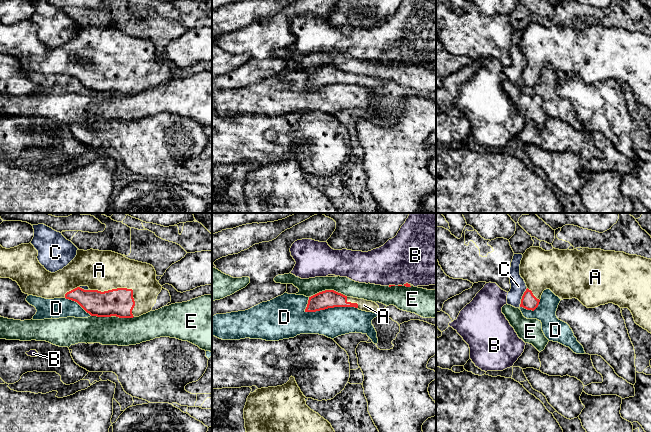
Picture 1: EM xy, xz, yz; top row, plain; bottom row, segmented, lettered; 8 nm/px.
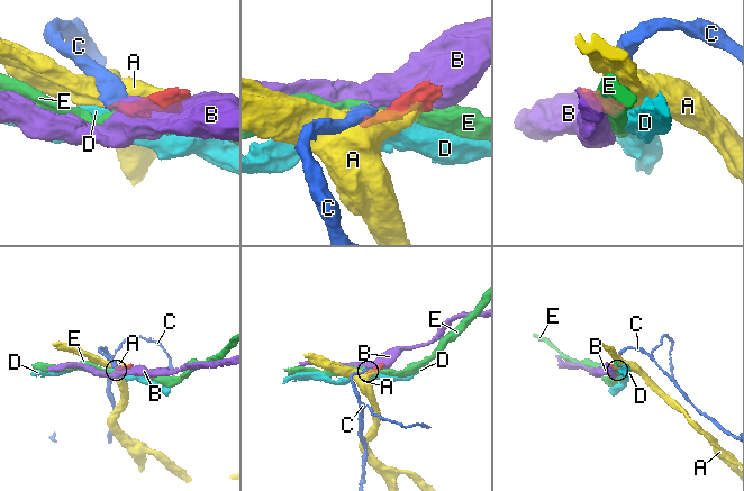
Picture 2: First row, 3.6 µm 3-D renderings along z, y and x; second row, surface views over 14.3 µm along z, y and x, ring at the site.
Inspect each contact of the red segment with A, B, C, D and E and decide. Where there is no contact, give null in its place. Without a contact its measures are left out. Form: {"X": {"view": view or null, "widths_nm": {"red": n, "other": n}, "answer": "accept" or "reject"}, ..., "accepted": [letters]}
{"A": {"view": "xy", "widths_nm": {"red": 220, "other": 320}, "answer": "accept"}, "B": {"view": "xz", "widths_nm": {"red": 30, "other": 460}, "answer": "reject"}, "C": {"view": "yz", "widths_nm": {"red": 120, "other": 130}, "answer": "reject"}, "D": {"view": "xz", "widths_nm": {"red": 150, "other": 240}, "answer": "reject"}, "E": {"view": "xz", "widths_nm": {"red": 150, "other": 140}, "answer": "reject"}, "accepted": ["A"]}

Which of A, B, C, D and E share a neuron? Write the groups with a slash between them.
A / B C / D / E

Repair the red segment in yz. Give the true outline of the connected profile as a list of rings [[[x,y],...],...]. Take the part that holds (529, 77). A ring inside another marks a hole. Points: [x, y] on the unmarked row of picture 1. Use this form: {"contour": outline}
{"contour": [[[530,23],[523,30],[520,51],[527,62],[520,83],[534,87],[543,67],[550,65],[561,76],[576,74],[587,84],[608,79],[628,84],[635,99],[651,109],[651,35],[601,25],[545,27]]]}

